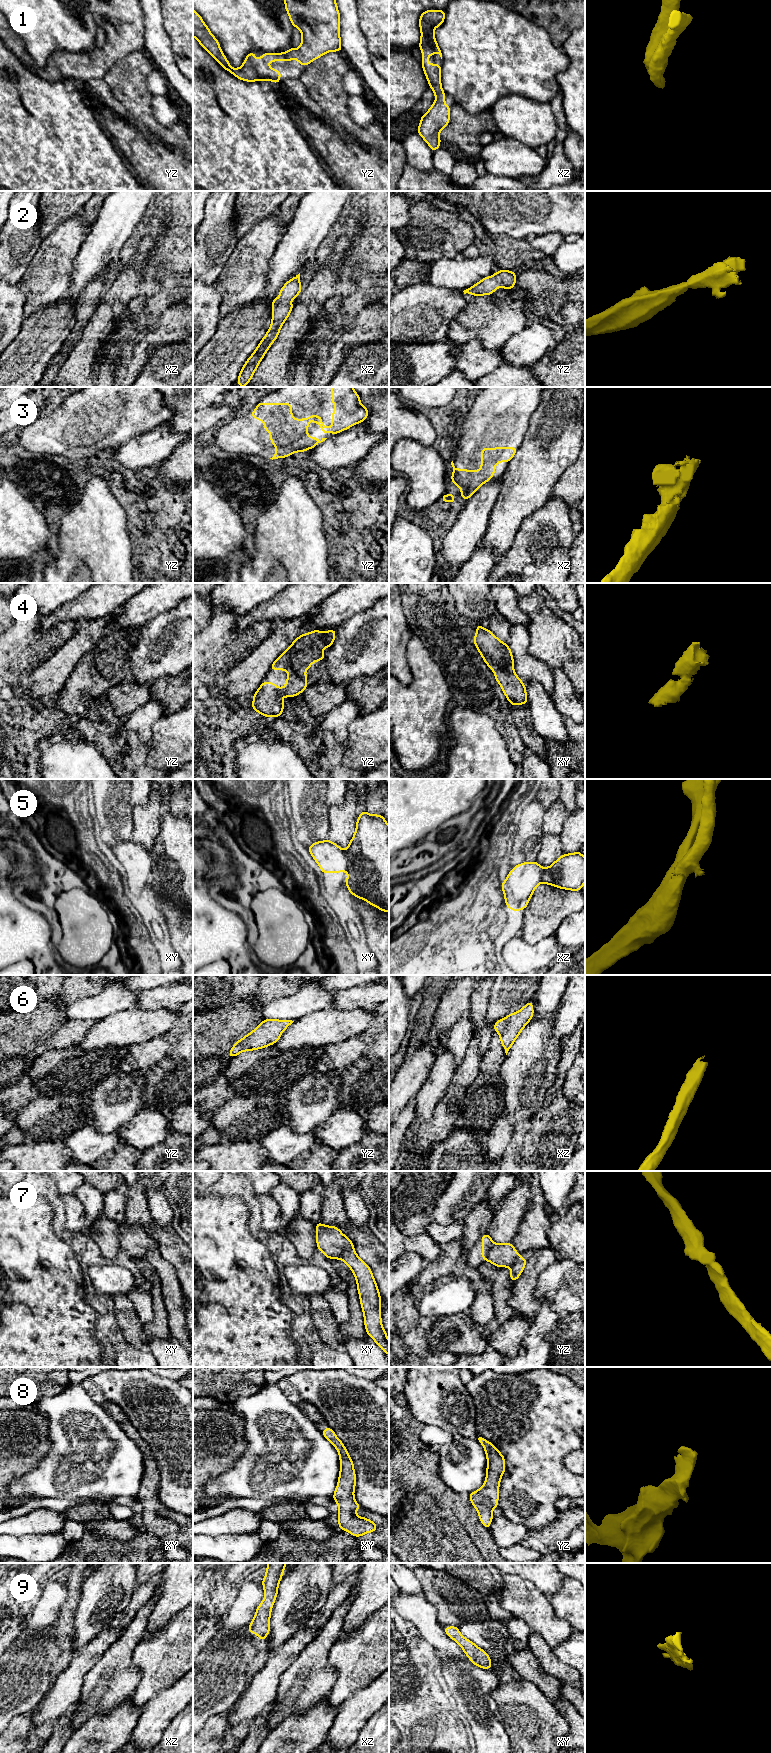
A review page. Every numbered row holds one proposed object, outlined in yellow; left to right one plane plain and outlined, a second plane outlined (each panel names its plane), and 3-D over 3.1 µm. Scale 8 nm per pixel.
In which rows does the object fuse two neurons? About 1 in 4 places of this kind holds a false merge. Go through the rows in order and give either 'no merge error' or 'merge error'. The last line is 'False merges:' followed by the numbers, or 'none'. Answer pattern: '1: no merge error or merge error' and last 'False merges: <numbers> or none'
1: no merge error
2: no merge error
3: no merge error
4: no merge error
5: merge error
6: no merge error
7: merge error
8: no merge error
9: no merge error
False merges: 5, 7

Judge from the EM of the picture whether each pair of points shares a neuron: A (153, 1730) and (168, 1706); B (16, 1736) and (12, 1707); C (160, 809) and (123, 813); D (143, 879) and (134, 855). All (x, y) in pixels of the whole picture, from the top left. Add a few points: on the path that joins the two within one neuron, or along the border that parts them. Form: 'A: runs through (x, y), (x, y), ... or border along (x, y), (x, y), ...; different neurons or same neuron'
A: runs through (153, 1724), (153, 1721), (162, 1712); same neuron
B: border along (29, 1711), (16, 1715), (10, 1721); different neurons
C: border along (131, 808), (133, 835); different neurons
D: runs through (138, 873), (137, 861); same neuron

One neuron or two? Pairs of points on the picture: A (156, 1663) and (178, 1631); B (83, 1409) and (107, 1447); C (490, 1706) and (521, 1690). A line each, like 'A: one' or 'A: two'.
A: one
B: one
C: two

